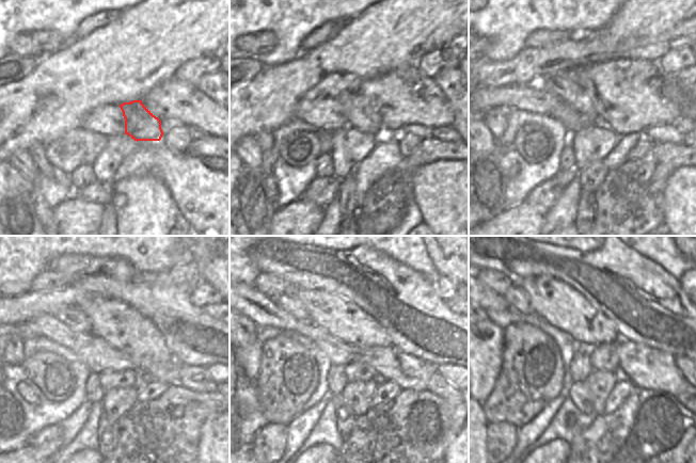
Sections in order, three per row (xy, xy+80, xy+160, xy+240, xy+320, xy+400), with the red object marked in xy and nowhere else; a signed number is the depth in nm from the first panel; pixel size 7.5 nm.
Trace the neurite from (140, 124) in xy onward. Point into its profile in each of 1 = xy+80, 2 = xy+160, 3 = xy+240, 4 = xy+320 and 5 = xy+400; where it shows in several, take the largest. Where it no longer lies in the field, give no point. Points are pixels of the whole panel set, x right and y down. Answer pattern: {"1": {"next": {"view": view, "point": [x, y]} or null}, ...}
{"1": {"next": {"view": "xy+80", "point": [361, 113]}}, "2": {"next": {"view": "xy+160", "point": [563, 84]}}, "3": {"next": {"view": "xy+240", "point": [73, 317]}}, "4": {"next": {"view": "xy+320", "point": [287, 302]}}, "5": {"next": {"view": "xy+400", "point": [517, 299]}}}

